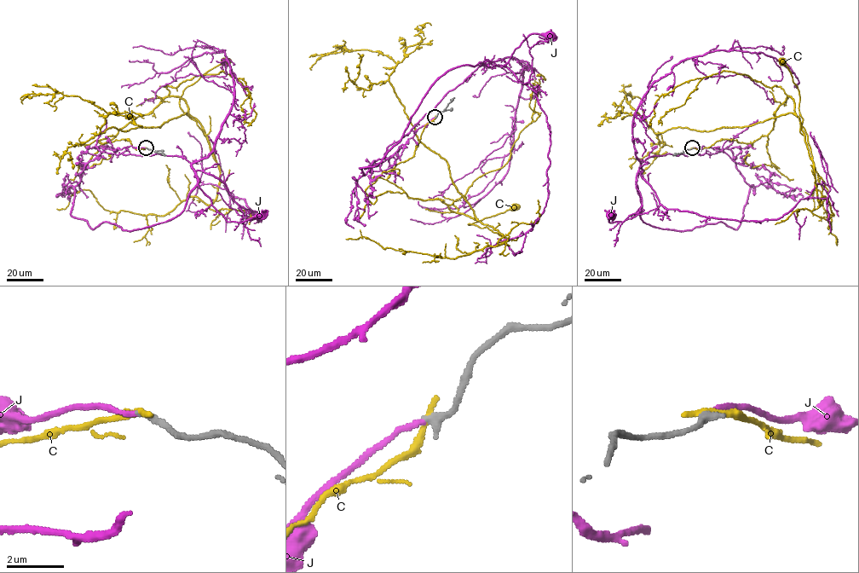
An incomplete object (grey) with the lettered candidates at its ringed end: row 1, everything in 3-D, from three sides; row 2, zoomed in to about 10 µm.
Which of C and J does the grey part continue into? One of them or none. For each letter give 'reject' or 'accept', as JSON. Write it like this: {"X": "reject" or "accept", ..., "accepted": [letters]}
{"C": "reject", "J": "accept", "accepted": ["J"]}

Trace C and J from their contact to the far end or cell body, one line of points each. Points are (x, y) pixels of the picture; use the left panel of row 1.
C: (146, 147), (127, 139), (98, 141), (178, 96), (215, 159), (179, 98), (225, 61)
J: (146, 147), (90, 160), (71, 215), (92, 228), (149, 227), (177, 216), (198, 186), (227, 222), (263, 215)

